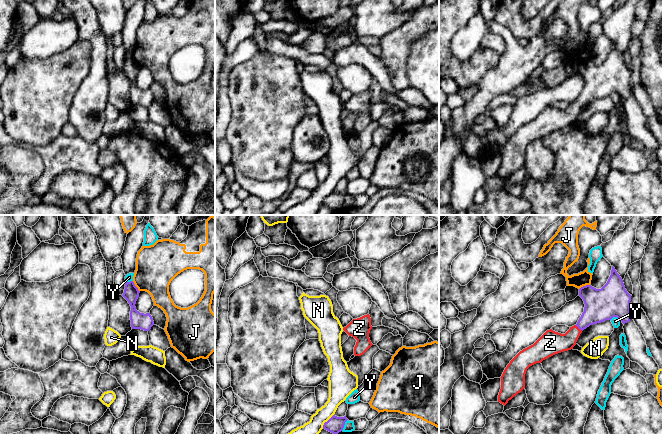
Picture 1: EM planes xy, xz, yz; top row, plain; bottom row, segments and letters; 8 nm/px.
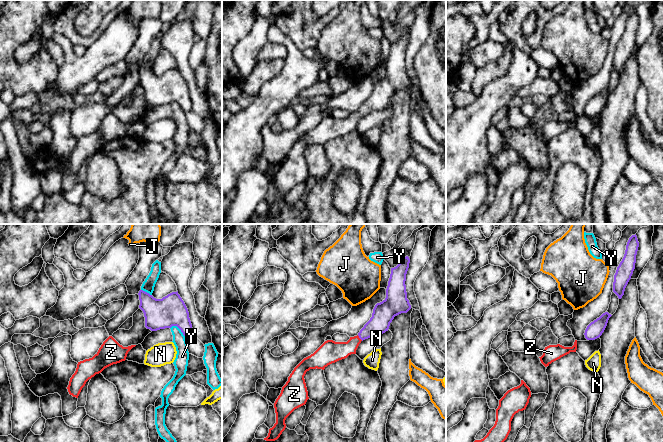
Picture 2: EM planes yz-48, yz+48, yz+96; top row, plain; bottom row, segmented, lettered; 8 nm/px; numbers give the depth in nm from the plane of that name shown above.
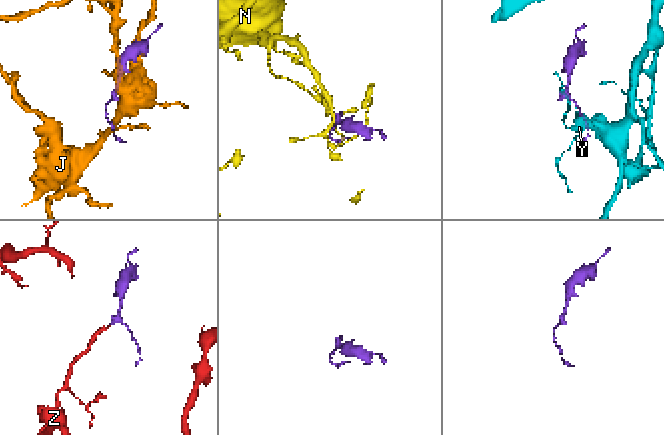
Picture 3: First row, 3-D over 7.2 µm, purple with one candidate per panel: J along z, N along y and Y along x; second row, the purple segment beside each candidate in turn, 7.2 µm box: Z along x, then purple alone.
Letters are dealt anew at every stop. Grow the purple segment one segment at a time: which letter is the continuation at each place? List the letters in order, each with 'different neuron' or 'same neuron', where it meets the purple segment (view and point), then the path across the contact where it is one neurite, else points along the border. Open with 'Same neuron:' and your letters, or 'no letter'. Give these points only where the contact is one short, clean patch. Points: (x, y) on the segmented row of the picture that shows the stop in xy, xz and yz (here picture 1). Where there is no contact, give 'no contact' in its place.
Same neuron: Z
J: different neuron | yz (584, 286)
N: different neuron | xz (327, 421) | along xz (333, 414), (324, 423), (322, 428)
Y: different neuron | yz (615, 316)
Z: same neuron | yz (579, 328) | across yz (600, 305), (579, 328), (565, 342), (552, 342)

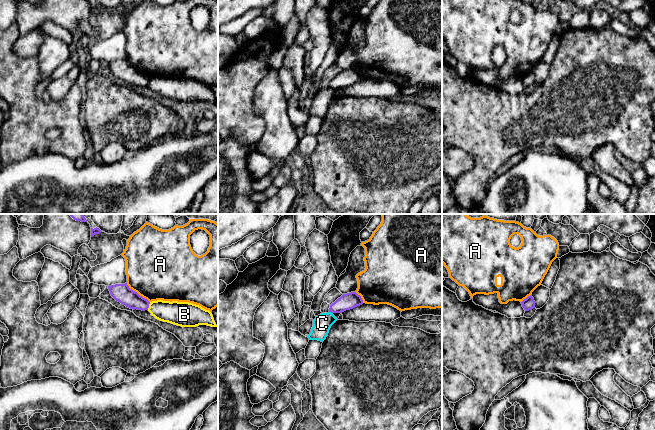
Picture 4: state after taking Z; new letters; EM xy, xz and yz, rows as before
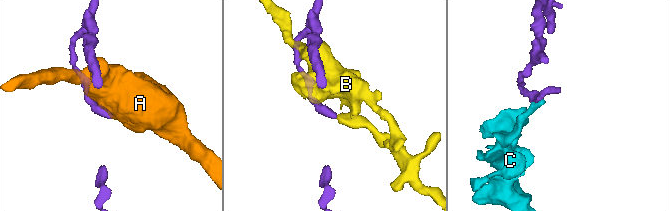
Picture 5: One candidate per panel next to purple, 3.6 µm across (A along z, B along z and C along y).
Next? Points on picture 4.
Same neuron: no letter
A: different neuron | xy (136, 292) | along xy (126, 283), (149, 302)
B: different neuron | xy (148, 306)
C: different neuron | xz (331, 312) | along xz (329, 311), (332, 313)

